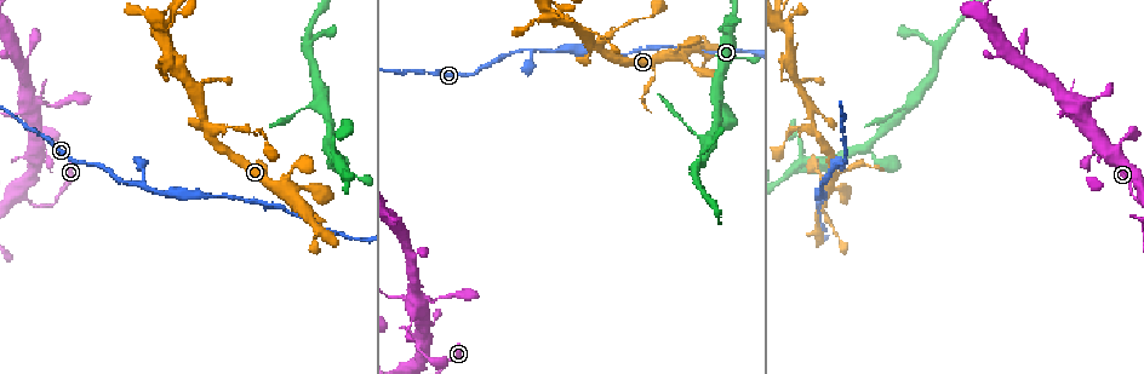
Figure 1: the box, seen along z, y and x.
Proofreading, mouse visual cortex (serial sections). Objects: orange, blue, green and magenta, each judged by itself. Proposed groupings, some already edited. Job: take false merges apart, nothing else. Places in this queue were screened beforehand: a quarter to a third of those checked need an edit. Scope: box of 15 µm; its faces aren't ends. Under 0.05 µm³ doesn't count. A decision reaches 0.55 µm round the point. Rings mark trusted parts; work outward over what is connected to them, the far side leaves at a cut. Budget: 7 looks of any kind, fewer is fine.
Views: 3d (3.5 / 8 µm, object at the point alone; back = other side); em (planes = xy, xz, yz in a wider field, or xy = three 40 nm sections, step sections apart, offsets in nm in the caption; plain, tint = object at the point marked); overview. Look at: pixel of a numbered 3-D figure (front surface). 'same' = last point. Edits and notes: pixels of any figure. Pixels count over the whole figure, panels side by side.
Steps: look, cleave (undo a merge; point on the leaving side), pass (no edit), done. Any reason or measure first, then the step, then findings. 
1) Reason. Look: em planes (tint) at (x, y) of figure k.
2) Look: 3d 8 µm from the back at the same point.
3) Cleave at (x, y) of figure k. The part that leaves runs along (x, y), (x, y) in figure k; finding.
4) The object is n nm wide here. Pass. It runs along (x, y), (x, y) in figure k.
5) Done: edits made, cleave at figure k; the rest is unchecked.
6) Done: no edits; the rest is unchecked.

Arms part here. Look: 3d 3.5 µm from the back at (567, 17) of figure 1.

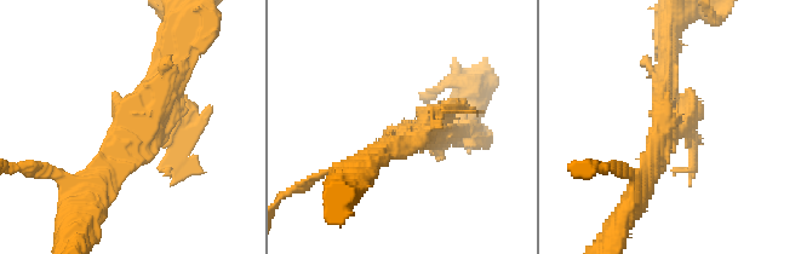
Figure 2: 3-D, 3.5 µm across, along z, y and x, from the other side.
Shape alone is not enough. Look: em planes (tint) at (666, 123) of figure 2.

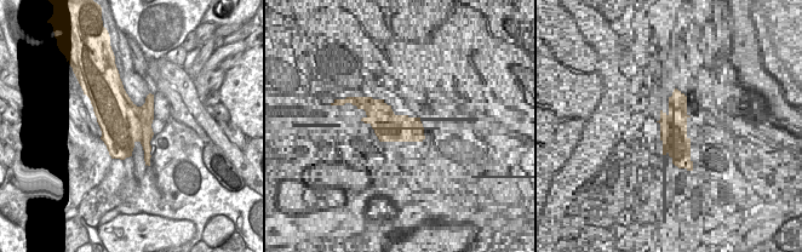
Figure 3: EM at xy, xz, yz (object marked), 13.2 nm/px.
The object is 600 nm wide here. Cleave at (176, 172) of figure 2. The part that leaves runs along (684, 123), (692, 165), (674, 172) in figure 2; two cells meet here.

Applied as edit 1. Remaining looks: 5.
Calibre changes. Look: 3d 3.5 µm at (900, 108) of figure 1.

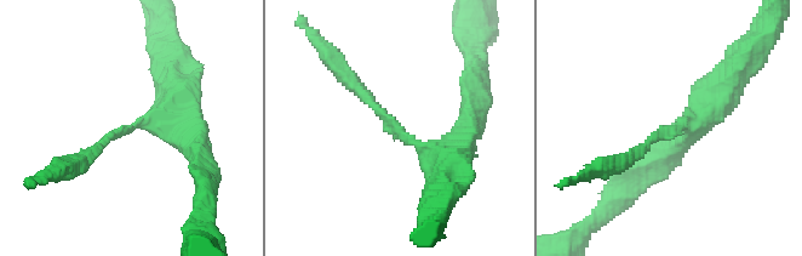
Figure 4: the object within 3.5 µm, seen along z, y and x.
Now the EM. Look: em xy step 1 (tint) at (676, 129) of figure 4.

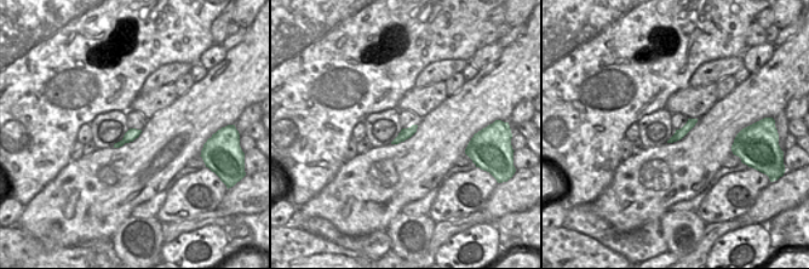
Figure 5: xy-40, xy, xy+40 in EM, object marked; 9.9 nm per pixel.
Pass. Continuous, no second cell.

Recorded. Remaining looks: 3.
Sudden change in width. Look: 3d 3.5 µm at (342, 165) of figure 1.

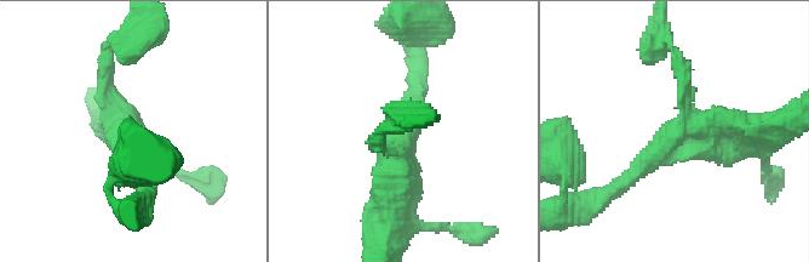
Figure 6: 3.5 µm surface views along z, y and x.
3 arms meet here; the arms are 150, 200, 400 nm wide. Look: em xy step 5 (tint) at (661, 145) of figure 6.

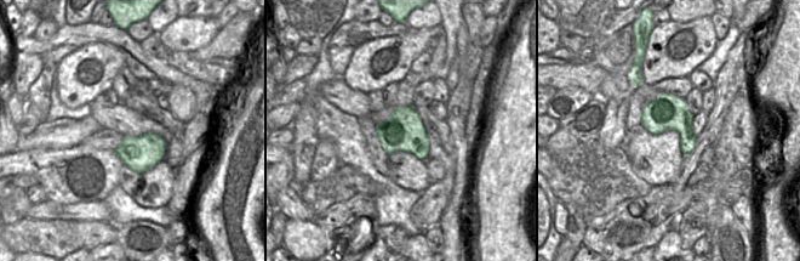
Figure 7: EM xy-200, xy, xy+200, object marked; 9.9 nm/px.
Pass. It runs along (750, 129), (681, 125), (603, 197) in figure 6; all the same cell.

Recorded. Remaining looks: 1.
Done: edits made, cleave at figure 2; the rest is unchecked.

